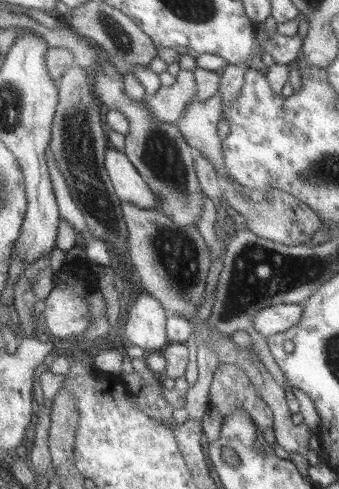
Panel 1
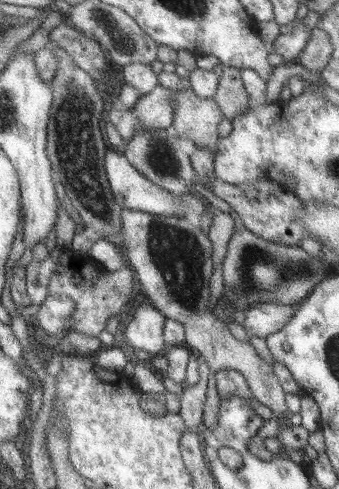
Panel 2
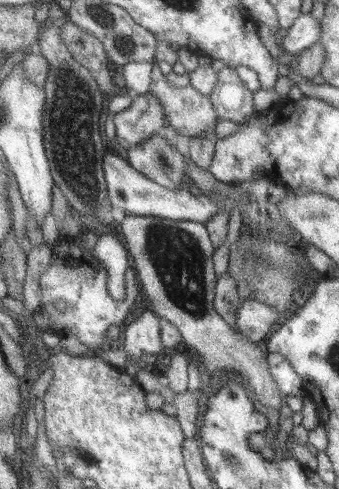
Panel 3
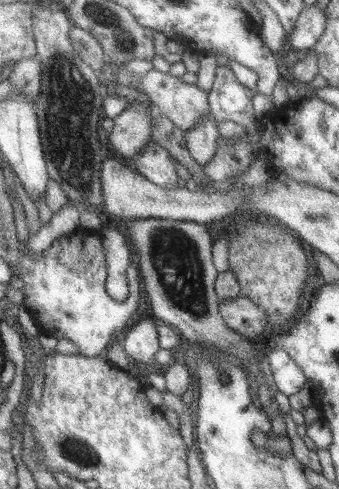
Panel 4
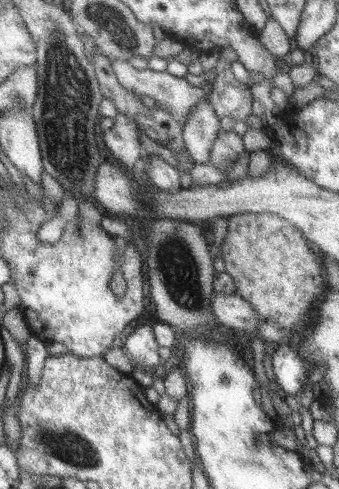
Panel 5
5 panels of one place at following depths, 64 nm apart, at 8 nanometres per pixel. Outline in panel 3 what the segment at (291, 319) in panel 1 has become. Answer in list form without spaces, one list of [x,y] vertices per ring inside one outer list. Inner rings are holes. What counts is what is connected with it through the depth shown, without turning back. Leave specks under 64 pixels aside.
[[[249,298],[241,300],[239,308],[235,310],[235,330],[239,330],[239,334],[253,344],[261,342],[267,332],[273,332],[281,320],[283,316],[275,312],[275,308]]]

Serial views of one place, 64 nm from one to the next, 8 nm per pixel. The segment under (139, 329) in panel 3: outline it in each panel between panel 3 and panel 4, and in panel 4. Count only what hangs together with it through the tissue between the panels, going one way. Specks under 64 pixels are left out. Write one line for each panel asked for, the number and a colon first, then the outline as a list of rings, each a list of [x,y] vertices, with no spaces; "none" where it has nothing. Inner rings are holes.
4: [[[155,318],[137,320],[123,338],[123,352],[137,364],[155,364],[155,354],[159,352]]]

